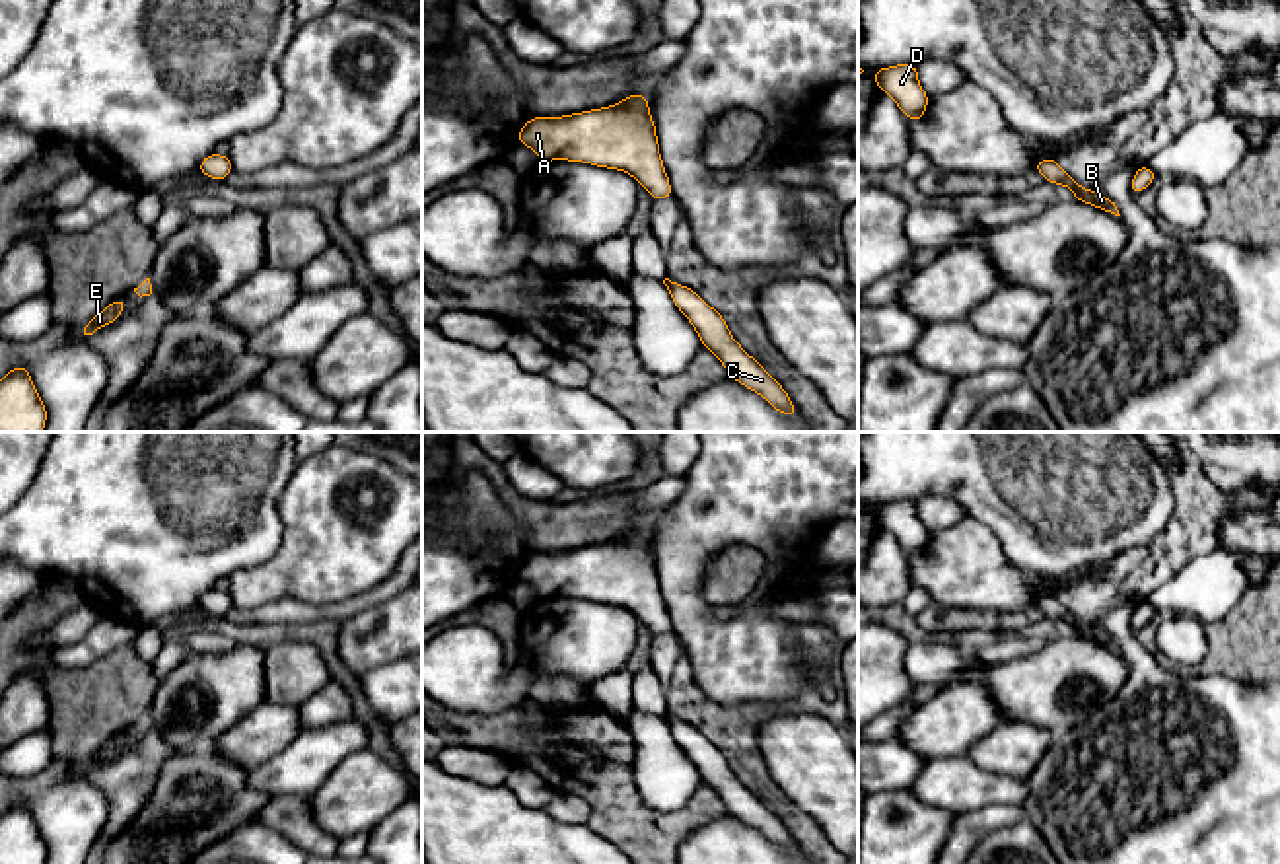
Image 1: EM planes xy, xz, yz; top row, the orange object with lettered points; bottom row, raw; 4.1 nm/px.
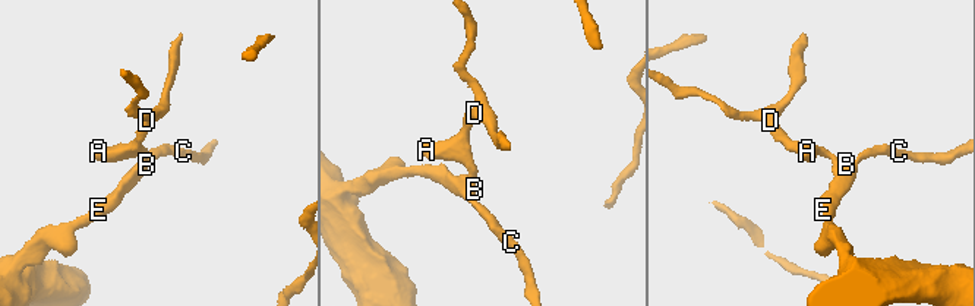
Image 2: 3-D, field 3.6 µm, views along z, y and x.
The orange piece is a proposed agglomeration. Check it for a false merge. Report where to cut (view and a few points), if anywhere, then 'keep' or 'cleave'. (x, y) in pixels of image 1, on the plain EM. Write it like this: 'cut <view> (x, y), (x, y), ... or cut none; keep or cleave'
cut none; keep

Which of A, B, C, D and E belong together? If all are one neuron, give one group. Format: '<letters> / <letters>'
A B C D E

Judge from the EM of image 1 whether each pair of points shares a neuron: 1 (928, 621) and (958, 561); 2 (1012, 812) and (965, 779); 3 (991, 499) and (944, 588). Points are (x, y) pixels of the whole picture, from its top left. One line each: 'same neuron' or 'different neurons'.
1: different neurons
2: different neurons
3: different neurons

